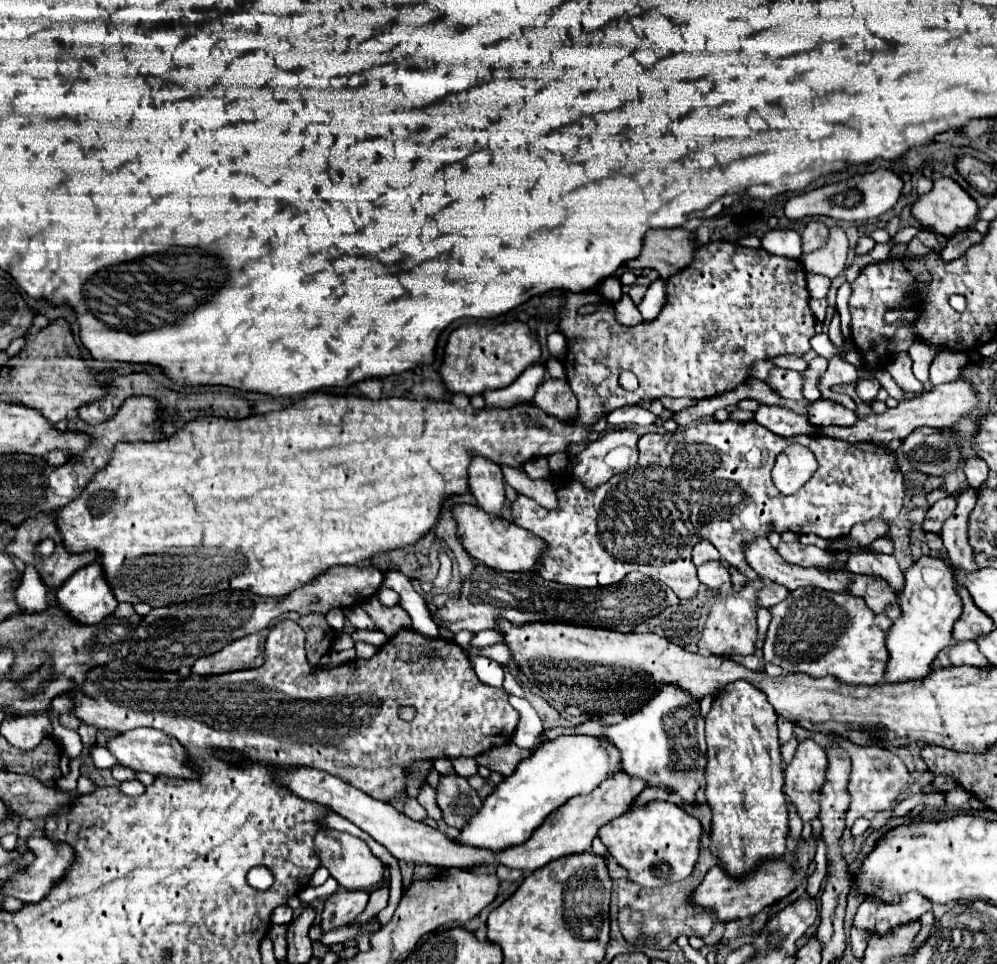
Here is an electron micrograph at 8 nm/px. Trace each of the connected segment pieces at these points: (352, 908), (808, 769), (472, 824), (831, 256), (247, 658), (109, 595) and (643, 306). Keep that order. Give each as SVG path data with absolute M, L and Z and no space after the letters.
M340 890L334 892L322 910L322 932L328 932L332 928L344 928L348 922L356 920L358 914L364 912L368 902L368 892L356 890L356 892L348 892L348 890Z
M812 740L800 742L784 778L784 794L796 806L802 822L818 818L818 790L826 782L826 752Z
M558 736L556 740L546 740L532 752L530 758L526 758L518 764L516 772L510 778L504 778L494 788L494 792L484 800L482 810L464 826L462 834L458 836L458 842L468 844L468 846L478 846L478 848L490 848L490 850L496 850L496 852L500 852L508 846L522 844L532 836L532 832L546 820L546 816L550 812L560 808L572 796L590 794L610 774L616 774L618 770L622 770L620 764L622 764L620 750L612 742L608 742L606 738L598 738L598 736Z
M830 228L828 244L822 250L816 250L812 254L802 254L800 262L806 272L822 274L834 280L846 268L846 254L848 254L848 240L844 230Z
M262 632L240 638L238 642L226 644L220 652L198 658L192 666L194 674L224 674L232 670L258 668L262 660Z
M92 562L70 576L66 586L58 588L56 598L60 608L82 624L98 624L118 606L100 562Z
M656 278L650 283L638 310L644 320L652 320L658 316L662 306L666 304L666 280Z

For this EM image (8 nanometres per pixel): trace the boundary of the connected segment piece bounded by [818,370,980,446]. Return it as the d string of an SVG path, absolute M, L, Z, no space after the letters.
M880 370L876 374L878 382L880 384L886 384L886 390L892 398L898 400L898 406L896 408L890 408L886 410L884 414L870 414L868 418L860 418L854 426L850 428L840 428L840 426L820 426L818 432L824 434L824 436L830 436L830 438L840 438L840 440L848 440L848 442L860 442L860 440L874 440L876 446L888 446L890 440L898 438L906 438L908 434L912 434L916 428L922 428L922 426L930 426L930 428L948 428L948 426L954 426L956 422L960 422L962 418L968 418L968 416L974 416L978 412L978 394L974 392L974 386L970 380L966 378L958 378L954 382L948 382L948 384L940 384L940 386L934 386L930 392L924 392L920 398L904 398L904 394L900 392L900 388L896 386L896 382L890 378L888 370Z

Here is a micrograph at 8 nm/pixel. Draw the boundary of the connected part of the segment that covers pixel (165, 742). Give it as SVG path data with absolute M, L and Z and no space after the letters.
M134 728L124 734L118 734L108 740L108 750L118 760L120 766L126 766L132 770L142 770L142 772L148 772L154 776L166 774L166 776L184 778L184 780L194 778L194 772L188 766L188 754L180 746L180 742L160 730L154 730L154 728Z

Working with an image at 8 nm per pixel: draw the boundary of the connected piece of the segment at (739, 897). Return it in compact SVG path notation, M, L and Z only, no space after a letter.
M802 842L800 850L796 852L796 856L798 856L798 868L796 870L788 862L788 858L778 858L778 860L772 860L772 862L766 860L748 878L742 878L740 882L730 878L720 866L714 866L714 868L708 870L704 880L690 892L688 902L692 906L698 906L698 908L712 912L720 922L730 922L730 920L754 916L760 910L764 910L766 906L786 898L800 884L800 880L806 876L808 862L814 858L814 852L816 852L814 842Z

